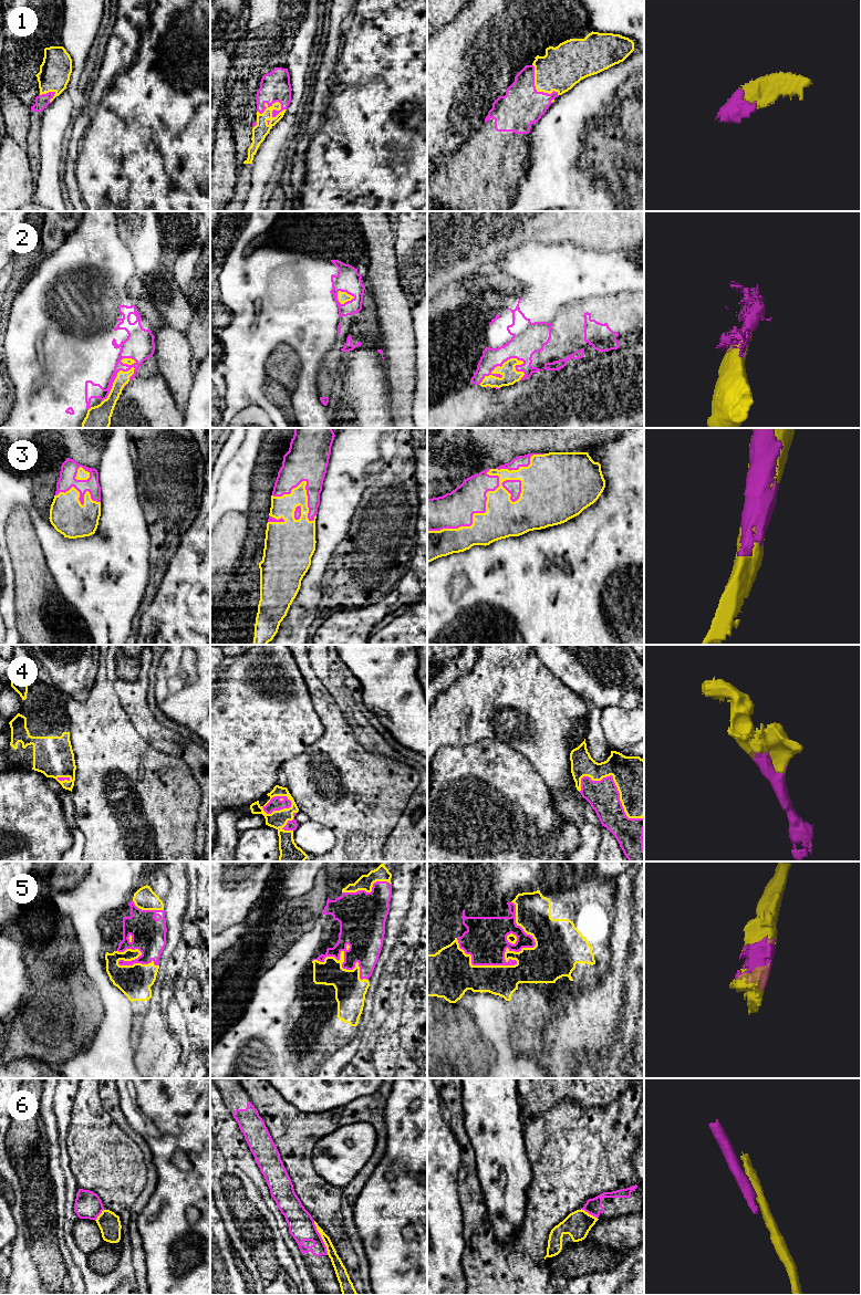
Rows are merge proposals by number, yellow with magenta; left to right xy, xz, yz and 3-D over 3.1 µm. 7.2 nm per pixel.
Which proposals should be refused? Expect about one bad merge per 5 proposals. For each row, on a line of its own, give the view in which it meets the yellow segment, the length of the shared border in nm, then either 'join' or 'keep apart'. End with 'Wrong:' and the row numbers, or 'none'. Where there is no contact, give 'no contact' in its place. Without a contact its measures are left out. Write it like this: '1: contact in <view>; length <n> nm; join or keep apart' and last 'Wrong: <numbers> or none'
1: contact in xz; length 200 nm; join
2: contact in yz; length 380 nm; join
3: contact in yz; length 800 nm; join
4: contact in yz; length 550 nm; join
5: contact in yz; length 600 nm; join
6: contact in xz; length 260 nm; keep apart
Wrong: 6

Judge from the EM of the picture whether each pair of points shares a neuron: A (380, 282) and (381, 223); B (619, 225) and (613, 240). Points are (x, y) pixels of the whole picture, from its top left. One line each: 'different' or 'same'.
A: same
B: different

